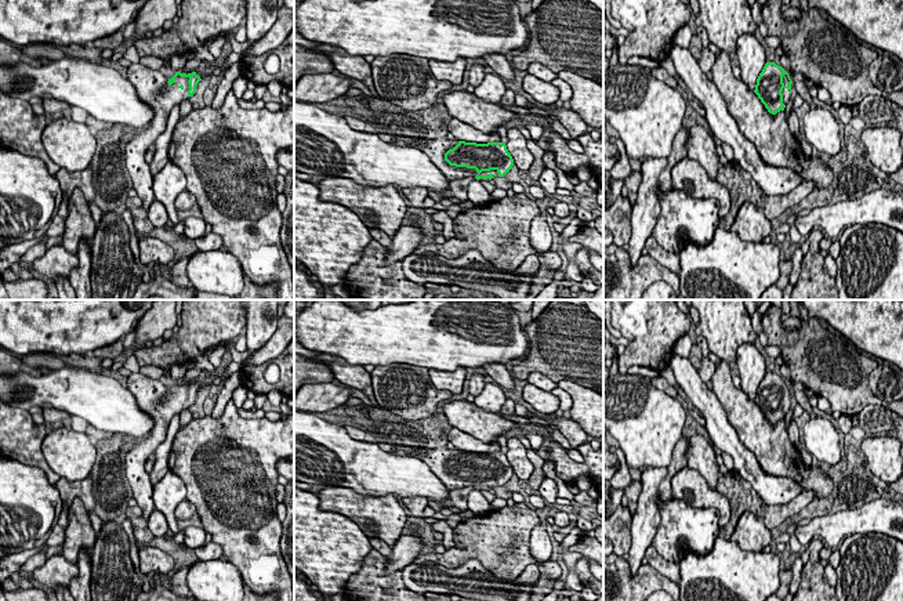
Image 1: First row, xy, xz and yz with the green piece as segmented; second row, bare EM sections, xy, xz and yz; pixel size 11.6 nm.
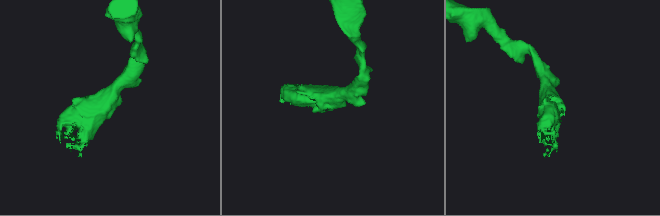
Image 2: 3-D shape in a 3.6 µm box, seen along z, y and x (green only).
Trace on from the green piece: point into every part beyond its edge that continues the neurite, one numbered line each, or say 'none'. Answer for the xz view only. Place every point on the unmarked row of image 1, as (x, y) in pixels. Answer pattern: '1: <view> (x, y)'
1: xz (435, 459)

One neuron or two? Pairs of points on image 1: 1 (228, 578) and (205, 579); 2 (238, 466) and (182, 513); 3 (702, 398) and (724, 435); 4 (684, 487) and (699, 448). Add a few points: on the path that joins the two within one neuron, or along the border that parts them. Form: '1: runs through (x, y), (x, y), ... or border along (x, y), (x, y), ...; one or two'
1: runs through (222, 579), (210, 579); one
2: border along (185, 498), (195, 507), (196, 513); two
3: runs through (710, 408), (718, 426); one
4: border along (686, 466), (696, 470), (714, 489); two

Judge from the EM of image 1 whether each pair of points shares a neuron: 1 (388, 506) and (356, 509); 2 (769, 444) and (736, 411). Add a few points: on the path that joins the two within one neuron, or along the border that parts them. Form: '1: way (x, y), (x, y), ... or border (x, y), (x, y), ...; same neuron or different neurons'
1: way (380, 509), (365, 509); same neuron
2: way (761, 435), (744, 419); same neuron

